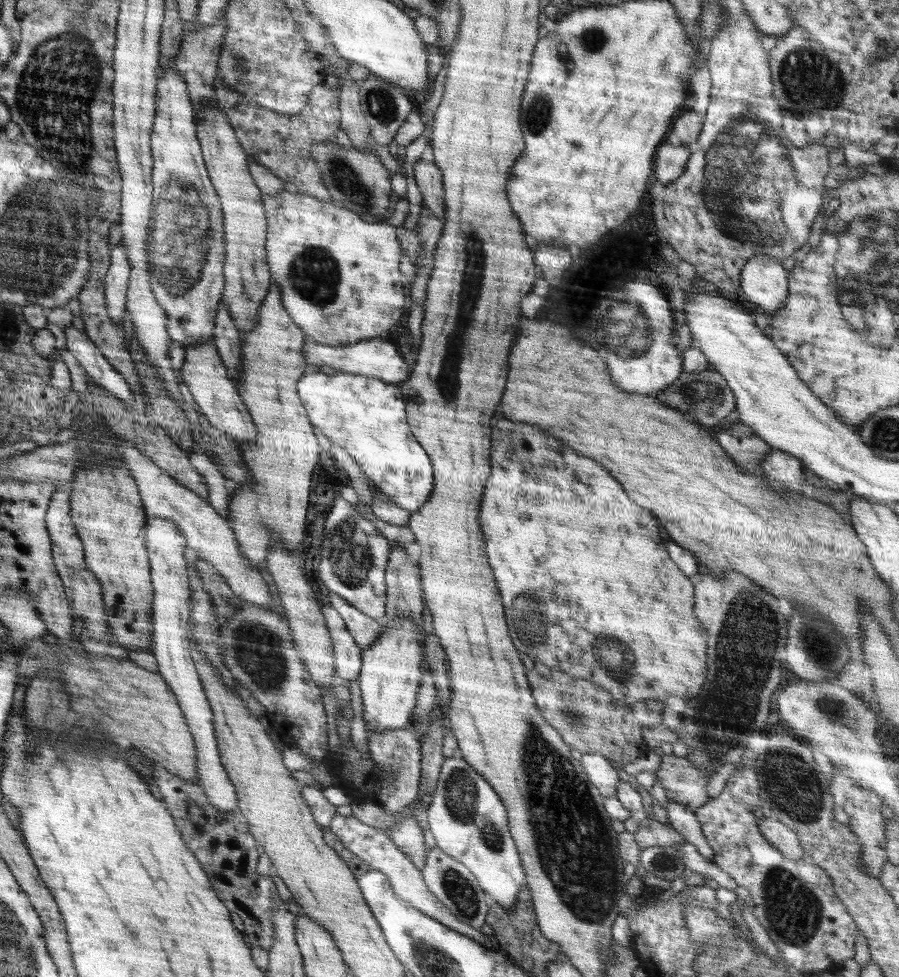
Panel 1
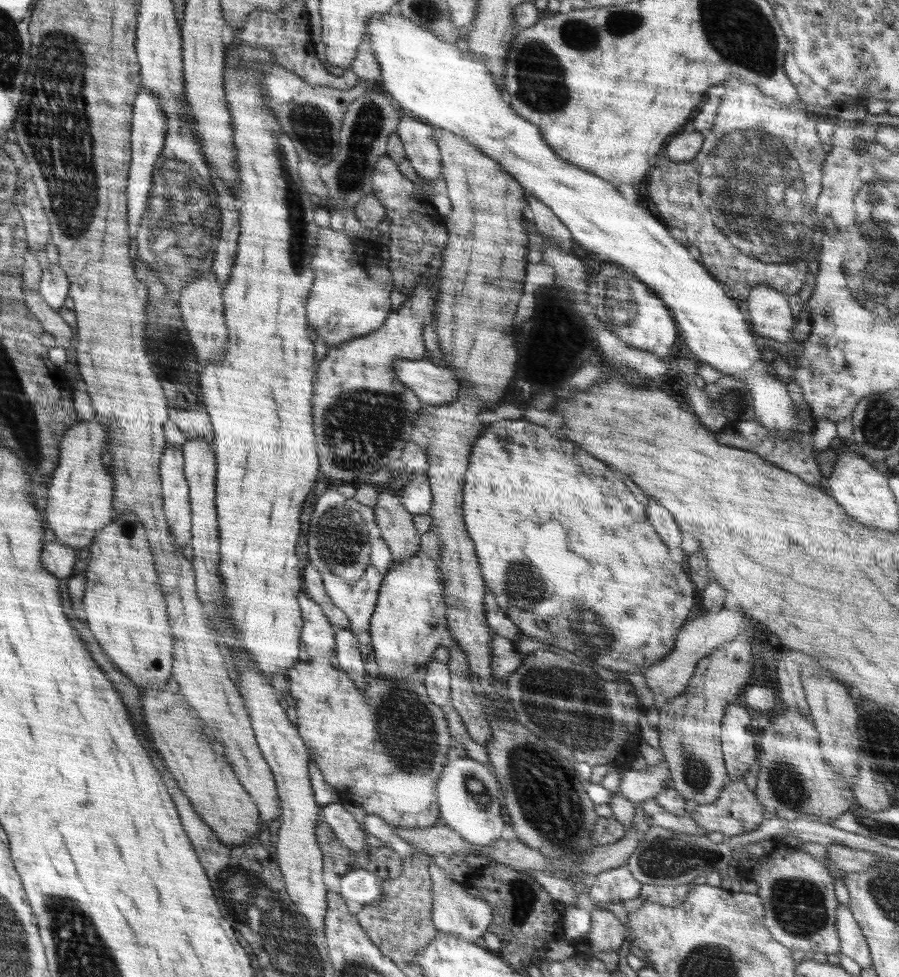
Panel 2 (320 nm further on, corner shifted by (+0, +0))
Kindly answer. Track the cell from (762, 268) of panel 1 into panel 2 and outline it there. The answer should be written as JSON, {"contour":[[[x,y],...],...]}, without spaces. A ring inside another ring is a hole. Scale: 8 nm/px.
{"contour":[[[760,284],[750,291],[744,309],[756,336],[782,344],[783,349],[798,343],[792,336],[795,321],[786,294]]]}

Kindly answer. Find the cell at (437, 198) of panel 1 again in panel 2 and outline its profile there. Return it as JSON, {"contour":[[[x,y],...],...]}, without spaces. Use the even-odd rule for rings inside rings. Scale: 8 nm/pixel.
{"contour":[[[403,116],[395,130],[401,138],[405,155],[413,164],[414,172],[424,182],[432,184],[442,179],[440,148],[432,137],[432,125],[418,118]]]}

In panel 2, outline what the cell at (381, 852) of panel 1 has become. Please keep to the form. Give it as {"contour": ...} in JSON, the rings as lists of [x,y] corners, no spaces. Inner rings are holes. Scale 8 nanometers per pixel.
{"contour":[[[340,803],[326,804],[322,807],[322,818],[324,818],[324,823],[332,827],[336,838],[339,838],[344,846],[358,852],[368,850],[366,832],[358,826],[353,814],[346,811]]]}

